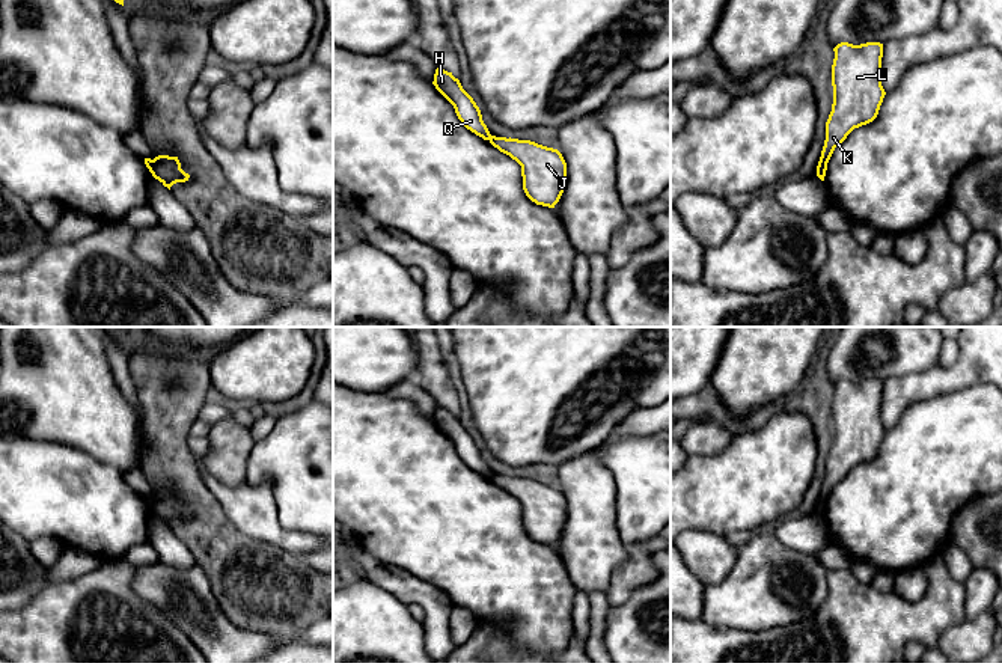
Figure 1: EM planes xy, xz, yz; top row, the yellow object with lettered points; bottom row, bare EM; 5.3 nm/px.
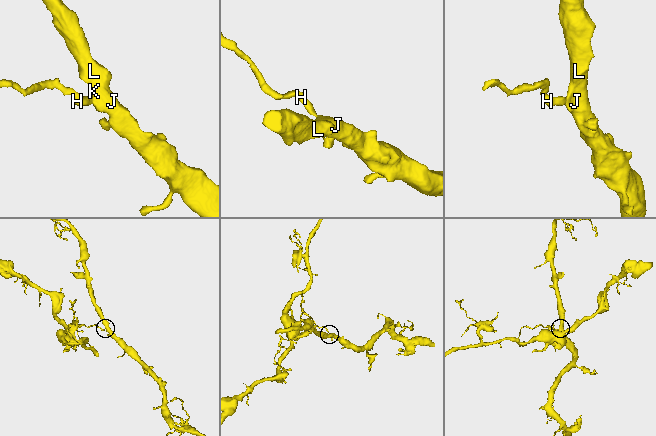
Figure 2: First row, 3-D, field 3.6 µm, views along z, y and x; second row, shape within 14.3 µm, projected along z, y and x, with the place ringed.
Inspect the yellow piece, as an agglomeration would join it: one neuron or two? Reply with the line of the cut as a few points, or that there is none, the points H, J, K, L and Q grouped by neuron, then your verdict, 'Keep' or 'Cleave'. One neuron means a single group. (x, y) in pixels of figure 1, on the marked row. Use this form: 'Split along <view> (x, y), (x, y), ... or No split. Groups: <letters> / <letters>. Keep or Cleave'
Split along xz (493, 136), (488, 139). Groups: H Q / J K L. Cleave

